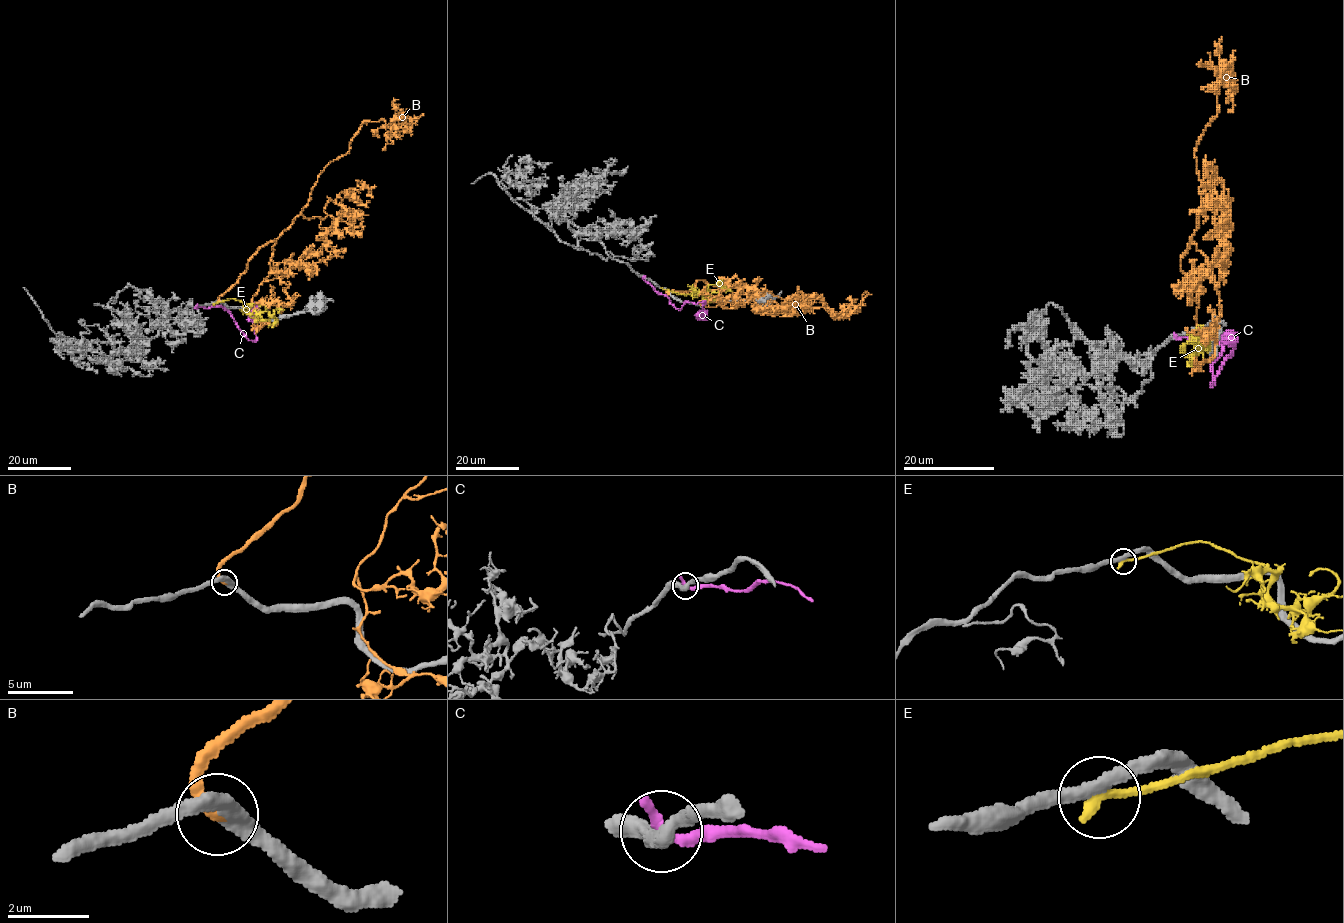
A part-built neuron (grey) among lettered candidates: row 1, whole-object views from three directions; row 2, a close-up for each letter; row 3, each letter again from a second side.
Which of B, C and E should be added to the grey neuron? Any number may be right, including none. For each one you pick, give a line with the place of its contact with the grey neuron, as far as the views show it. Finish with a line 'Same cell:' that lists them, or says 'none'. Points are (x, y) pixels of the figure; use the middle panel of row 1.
B: contact (668, 293)
Same cell: B

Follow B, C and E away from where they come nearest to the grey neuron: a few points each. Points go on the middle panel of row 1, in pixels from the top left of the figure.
B: (668, 293), (689, 291), (704, 279), (747, 294), (766, 290), (841, 317), (853, 306), (841, 306), (846, 309)
C: (643, 276), (677, 309), (686, 301), (704, 301), (701, 316), (706, 312)
E: (662, 288), (680, 294), (703, 294), (709, 285), (722, 282), (723, 290), (716, 284)

